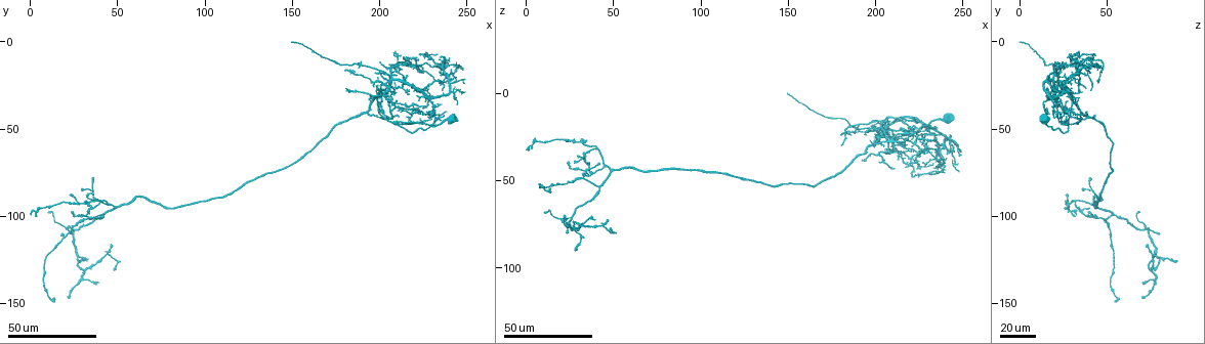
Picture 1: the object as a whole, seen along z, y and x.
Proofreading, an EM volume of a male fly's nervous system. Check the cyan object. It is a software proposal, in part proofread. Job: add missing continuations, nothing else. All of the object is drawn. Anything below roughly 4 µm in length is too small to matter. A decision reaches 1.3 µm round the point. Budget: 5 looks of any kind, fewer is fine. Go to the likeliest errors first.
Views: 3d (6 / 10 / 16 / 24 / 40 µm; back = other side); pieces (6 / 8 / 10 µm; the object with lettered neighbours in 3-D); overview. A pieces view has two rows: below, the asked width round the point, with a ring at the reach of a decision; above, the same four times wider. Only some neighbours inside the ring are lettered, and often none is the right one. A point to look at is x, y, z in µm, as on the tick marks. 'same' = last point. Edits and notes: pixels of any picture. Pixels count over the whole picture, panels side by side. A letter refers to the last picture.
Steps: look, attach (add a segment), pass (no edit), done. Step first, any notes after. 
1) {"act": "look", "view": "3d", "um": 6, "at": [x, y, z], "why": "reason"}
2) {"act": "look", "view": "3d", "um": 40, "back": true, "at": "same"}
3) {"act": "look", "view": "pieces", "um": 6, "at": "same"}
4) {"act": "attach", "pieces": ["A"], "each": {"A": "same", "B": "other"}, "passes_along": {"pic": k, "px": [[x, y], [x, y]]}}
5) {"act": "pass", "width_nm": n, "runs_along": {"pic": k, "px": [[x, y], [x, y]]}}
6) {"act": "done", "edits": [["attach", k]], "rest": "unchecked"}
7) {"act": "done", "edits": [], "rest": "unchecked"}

{"act": "look", "view": "3d", "um": 40, "at": [234, 9, 28], "why": "thin end"}

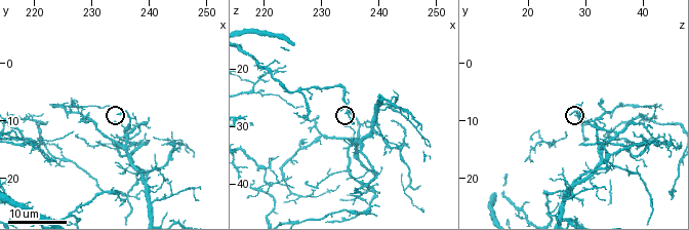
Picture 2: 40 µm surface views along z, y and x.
{"act": "look", "view": "pieces", "um": 8, "at": [234.5, 9.0, 27.0]}

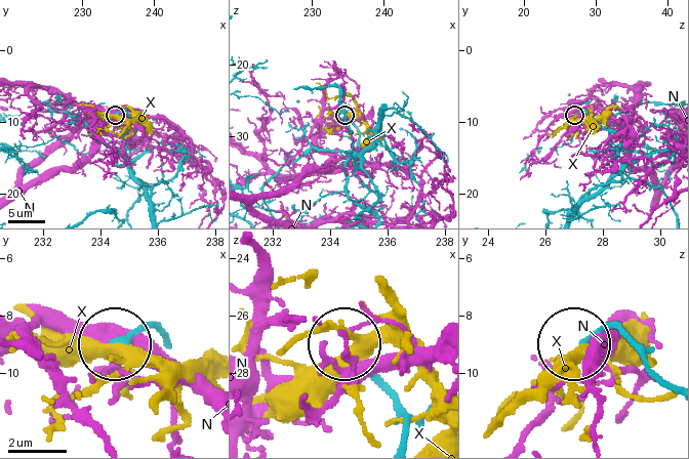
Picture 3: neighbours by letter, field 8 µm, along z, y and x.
{"act": "pass", "width_nm": 190, "each": {"N": "other", "X": "other"}, "runs_along": {"pic": 3, "px": [[403, 435], [400, 407], [354, 350]]}, "found": "no lettered segment goes on from it"}

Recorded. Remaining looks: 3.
{"act": "look", "view": "3d", "um": 40, "at": [1, 99, 32], "why": "end of a long branch"}

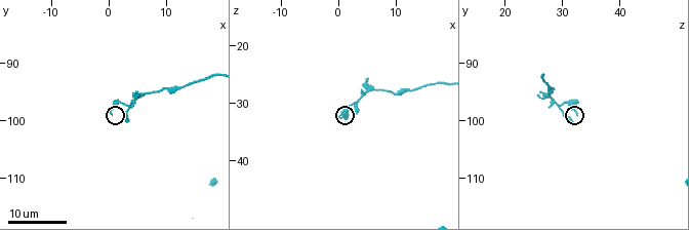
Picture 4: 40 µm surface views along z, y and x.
{"act": "look", "view": "pieces", "um": 10, "at": [0.5, 98.5, 32.5]}

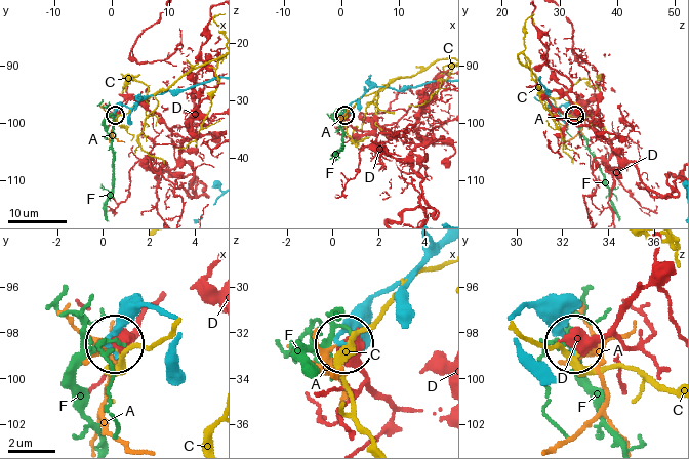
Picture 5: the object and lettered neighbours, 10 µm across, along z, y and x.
{"act": "pass", "each": {"A": "other", "C": "other", "D": "other", "F": "other"}, "found": "no lettered segment goes on from it"}

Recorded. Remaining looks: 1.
{"act": "done", "edits": [], "rest": "unchecked"}

